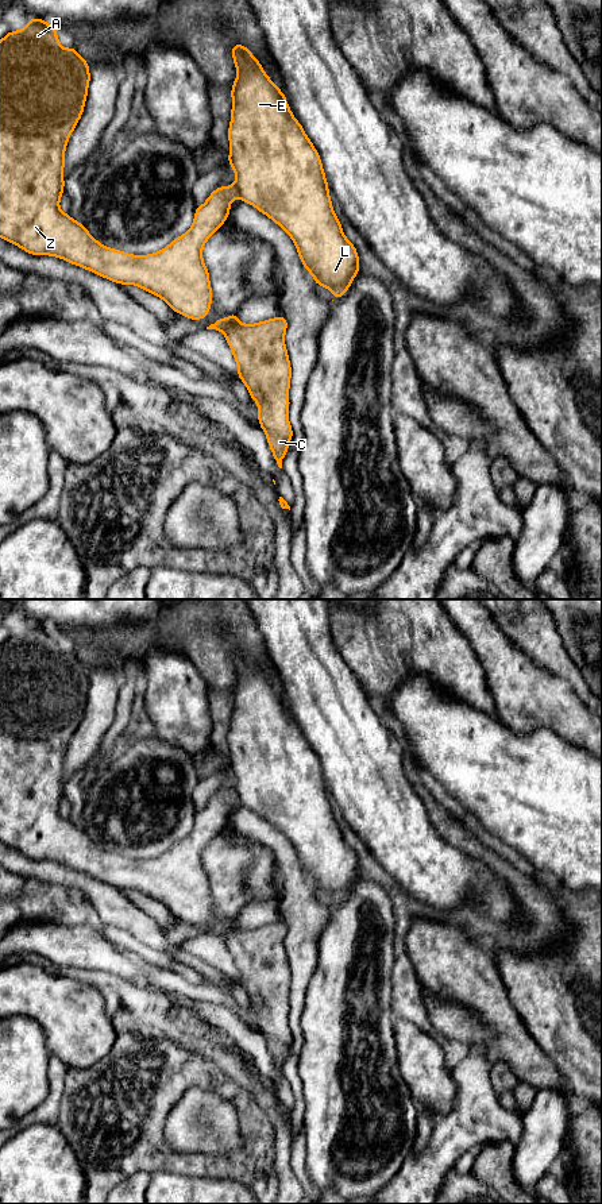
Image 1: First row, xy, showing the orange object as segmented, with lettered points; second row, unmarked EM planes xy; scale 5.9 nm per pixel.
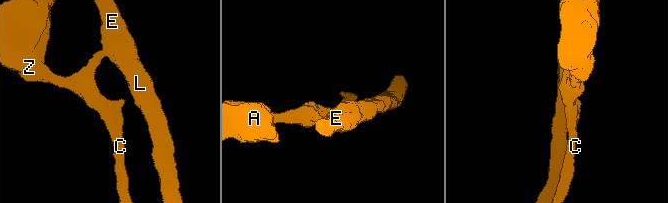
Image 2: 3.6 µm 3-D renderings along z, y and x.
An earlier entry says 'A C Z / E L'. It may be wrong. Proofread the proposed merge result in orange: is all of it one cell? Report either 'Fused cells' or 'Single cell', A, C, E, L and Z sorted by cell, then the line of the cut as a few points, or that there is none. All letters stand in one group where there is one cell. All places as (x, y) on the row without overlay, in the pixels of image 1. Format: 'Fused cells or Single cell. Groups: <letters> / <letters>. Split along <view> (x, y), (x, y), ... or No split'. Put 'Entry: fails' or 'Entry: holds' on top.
Entry: holds
Fused cells. Groups: A C Z / E L. Split along xy (234, 791), (239, 799)

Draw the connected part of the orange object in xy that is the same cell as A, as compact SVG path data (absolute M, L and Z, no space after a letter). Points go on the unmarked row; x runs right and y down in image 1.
M31 622L19 636L9 636L0 645L0 842L11 846L31 860L51 860L84 872L117 890L131 888L165 904L178 919L190 925L208 921L212 908L209 877L202 865L202 850L221 833L229 821L229 811L239 800L234 790L215 794L208 804L196 813L190 834L174 844L163 854L150 860L131 860L99 848L69 818L59 815L63 798L65 753L84 717L90 687L89 669L80 661L76 651L63 653L57 641L57 633L42 624Z

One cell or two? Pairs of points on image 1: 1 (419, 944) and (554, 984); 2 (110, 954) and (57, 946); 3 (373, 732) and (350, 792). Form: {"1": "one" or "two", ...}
{"1": "two", "2": "one", "3": "one"}

